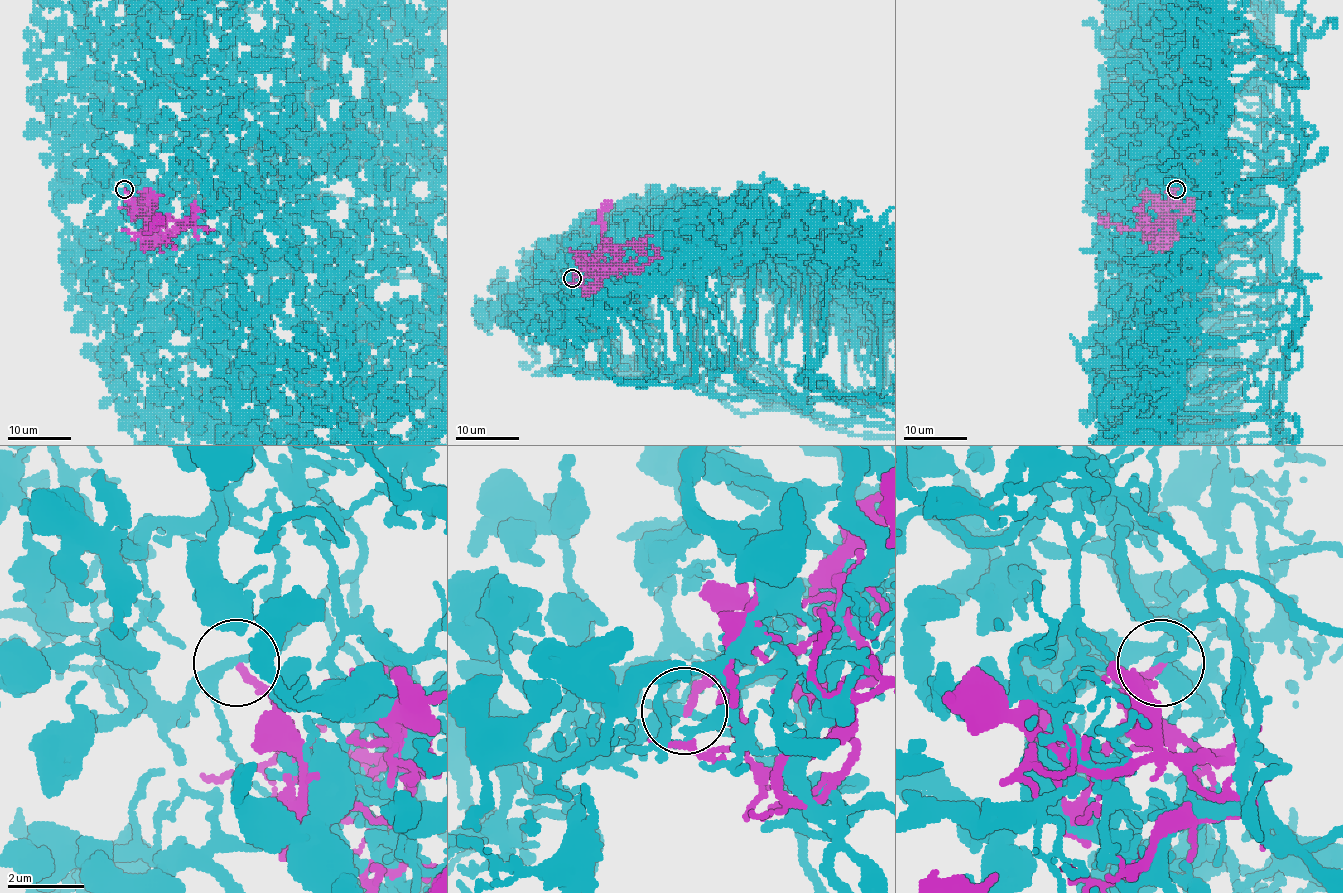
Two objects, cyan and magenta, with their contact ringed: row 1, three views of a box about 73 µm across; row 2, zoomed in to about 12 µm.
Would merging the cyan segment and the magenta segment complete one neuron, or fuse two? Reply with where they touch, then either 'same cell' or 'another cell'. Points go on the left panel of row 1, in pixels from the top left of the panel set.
at (124, 189); another cell

